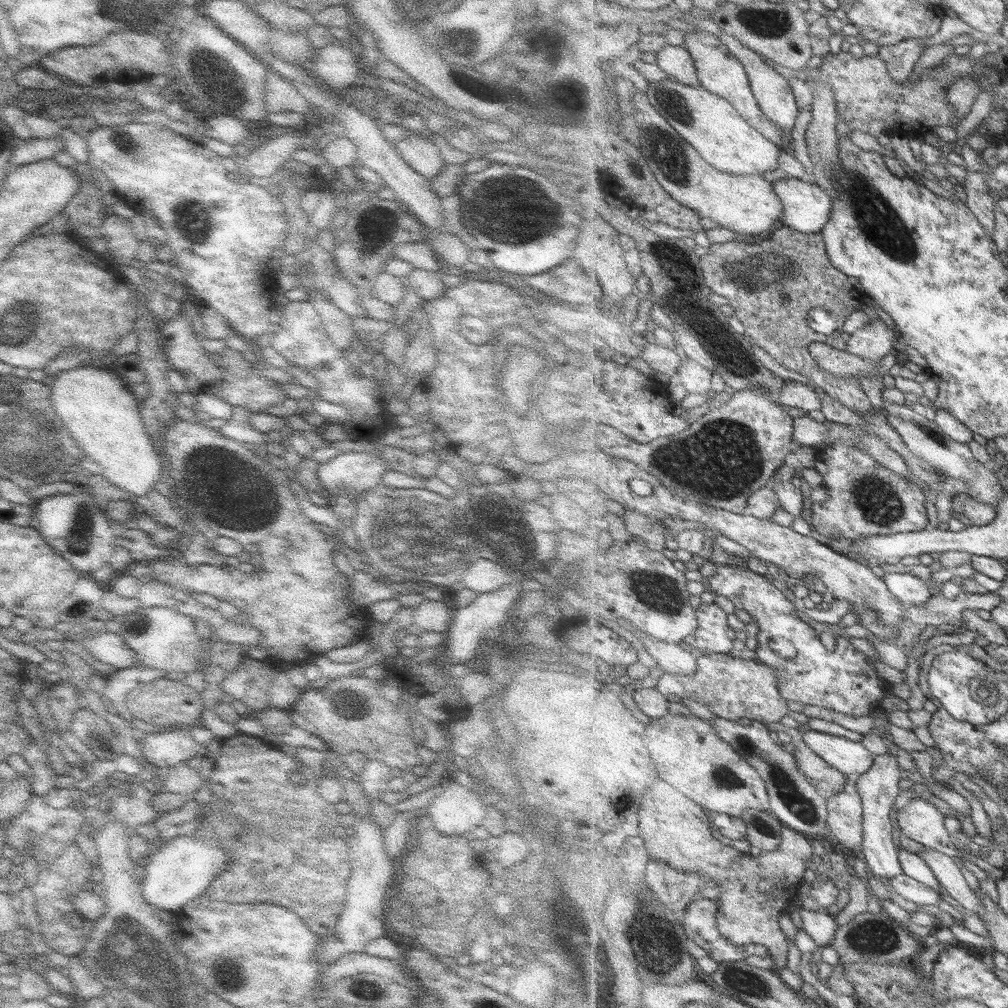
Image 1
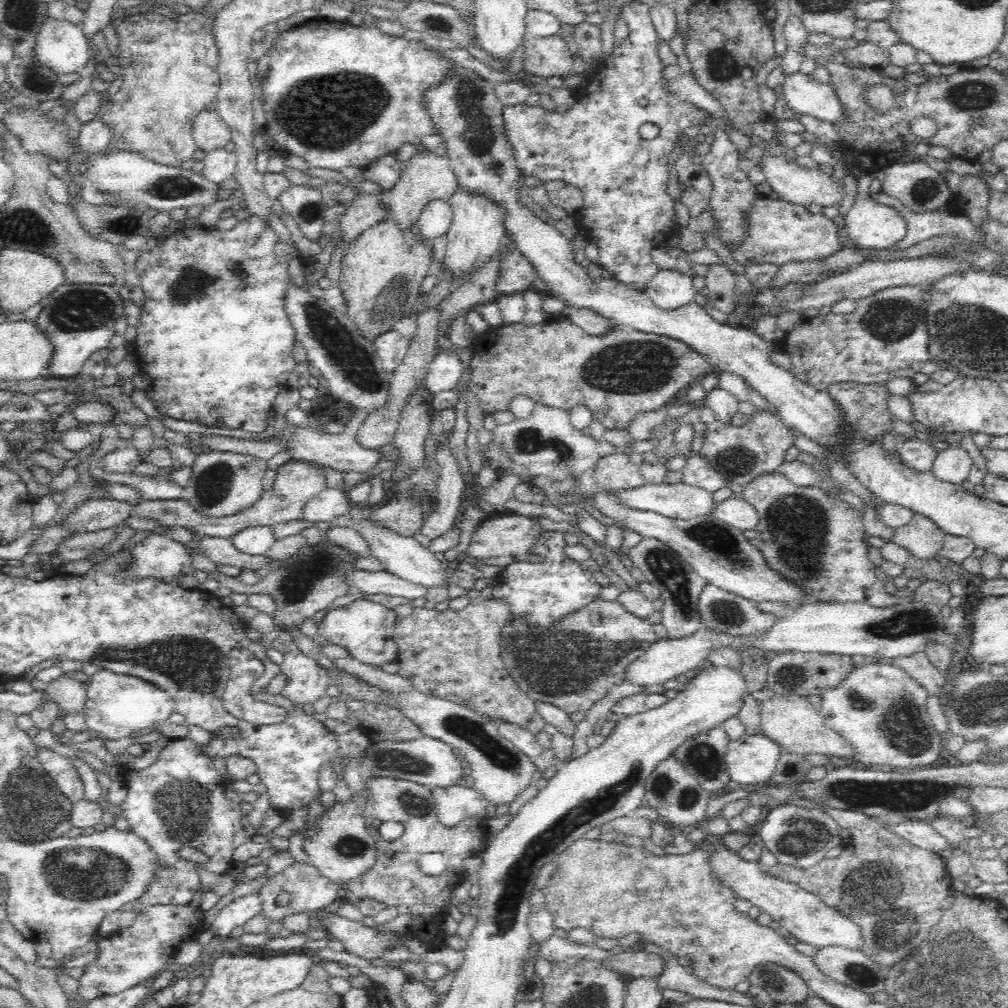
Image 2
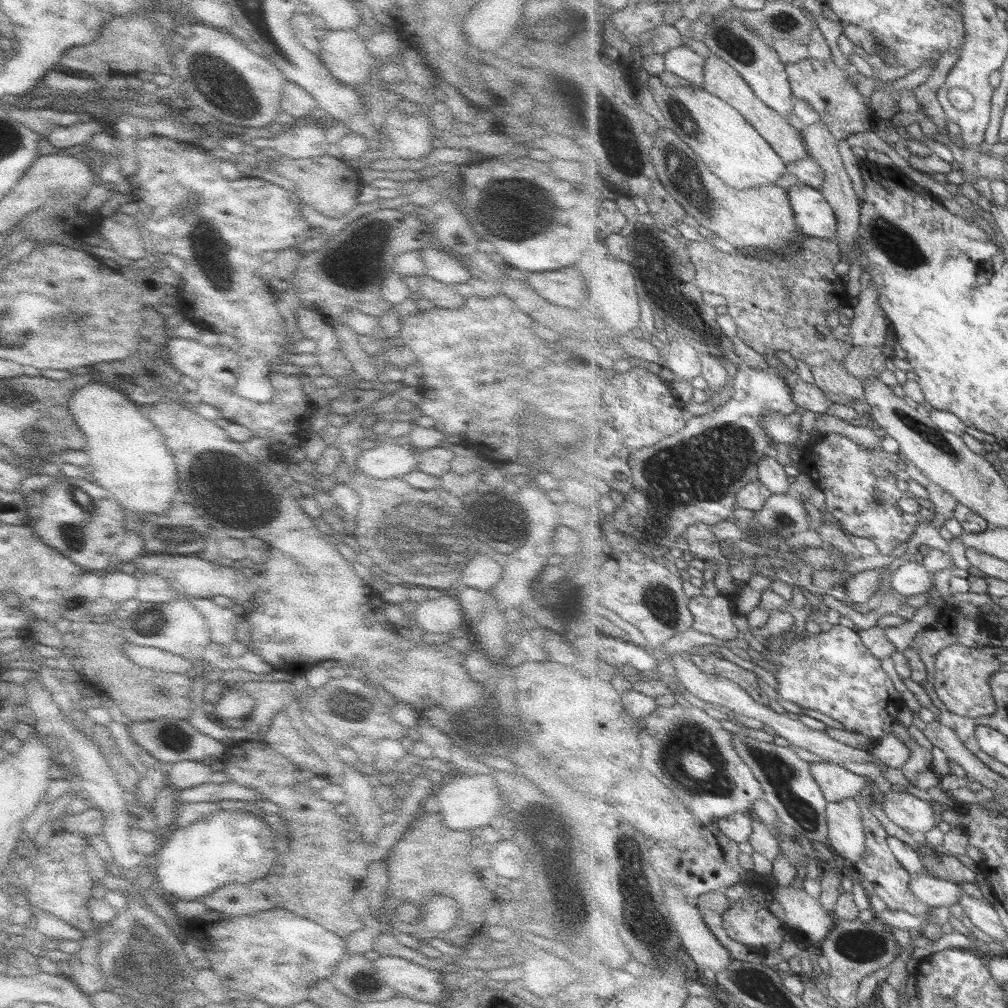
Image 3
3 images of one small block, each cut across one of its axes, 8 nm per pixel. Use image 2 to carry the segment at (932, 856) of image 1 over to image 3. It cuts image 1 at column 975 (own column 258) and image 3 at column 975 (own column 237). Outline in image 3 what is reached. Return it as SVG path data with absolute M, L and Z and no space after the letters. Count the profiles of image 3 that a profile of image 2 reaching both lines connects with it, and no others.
M962 891L959 904L964 908L970 922L979 930L995 940L1007 938L1007 928L1003 926L999 914L987 900L971 898Z

